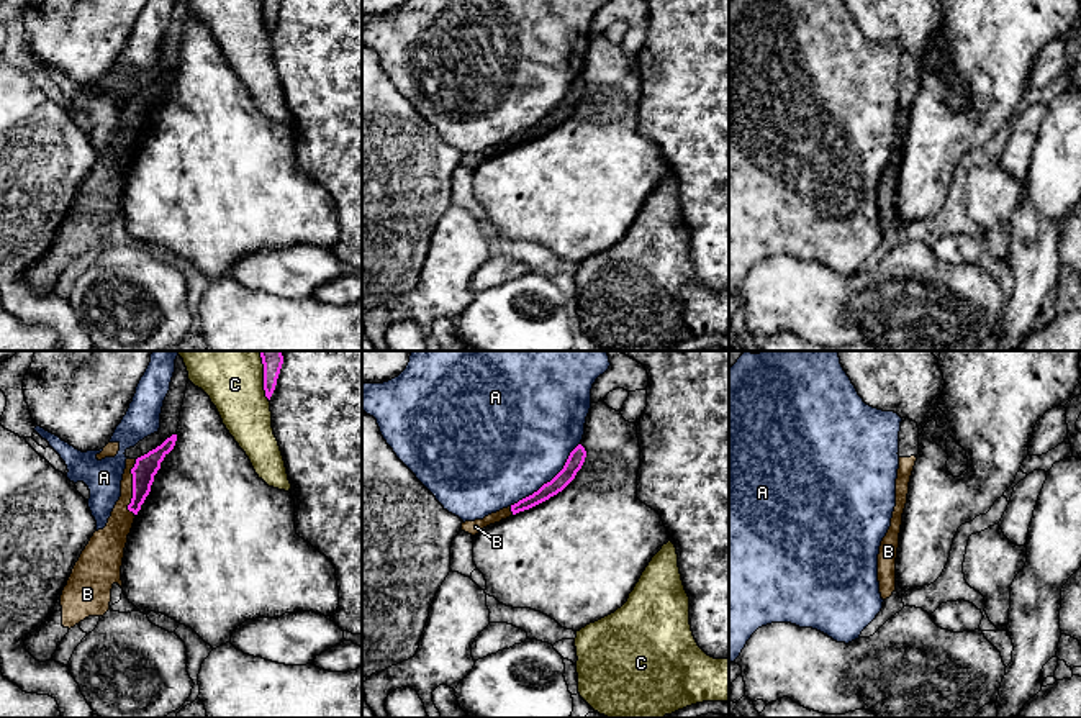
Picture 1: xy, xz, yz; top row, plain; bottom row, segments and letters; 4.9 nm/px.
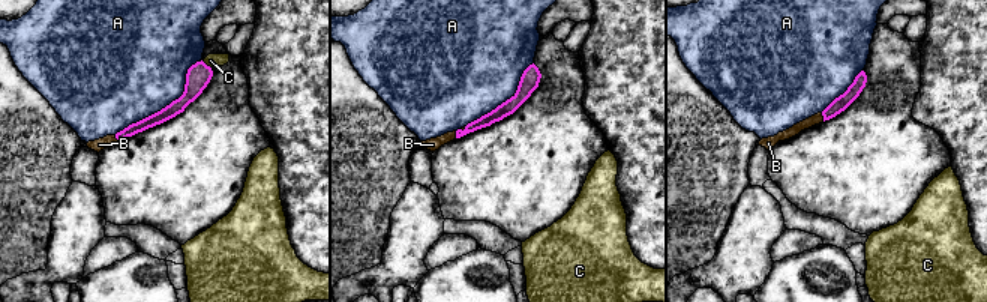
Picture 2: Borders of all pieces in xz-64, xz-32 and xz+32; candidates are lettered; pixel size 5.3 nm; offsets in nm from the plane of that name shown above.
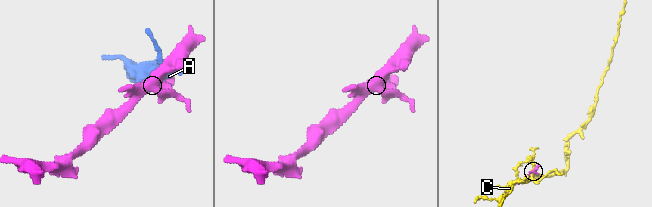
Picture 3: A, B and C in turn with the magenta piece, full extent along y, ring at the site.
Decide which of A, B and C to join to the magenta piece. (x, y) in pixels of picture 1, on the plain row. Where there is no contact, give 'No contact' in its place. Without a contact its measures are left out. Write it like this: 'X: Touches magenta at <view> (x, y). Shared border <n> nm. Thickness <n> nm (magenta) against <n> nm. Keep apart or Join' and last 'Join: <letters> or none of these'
A: Touches magenta at xz (547, 115). Shared border 460 nm. Thickness 80 nm (magenta) against 500 nm. Keep apart
B: Touches magenta at xy (133, 120). Shared border 280 nm. Thickness 120 nm (magenta) against 130 nm. Join
C: Touches magenta at xy (264, 17). Shared border 160 nm. Thickness 80 nm (magenta) against 260 nm. Keep apart
Join: B

